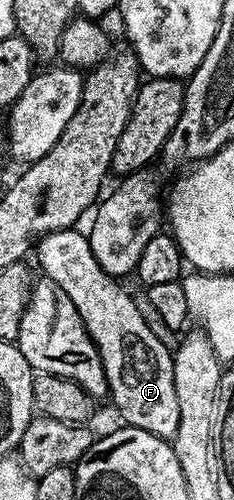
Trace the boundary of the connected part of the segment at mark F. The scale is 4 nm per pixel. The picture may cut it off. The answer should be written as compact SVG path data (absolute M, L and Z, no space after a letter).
M66 229L64 231L49 232L37 241L34 255L38 258L38 264L51 283L57 284L72 300L80 314L81 321L89 332L98 353L101 356L102 365L105 368L105 378L109 399L112 398L119 414L129 427L148 430L149 433L168 440L171 439L176 427L179 426L180 408L177 405L175 370L173 353L164 348L157 337L151 333L143 317L134 305L134 297L126 292L115 277L108 275L96 262L92 254L89 237L79 229Z

